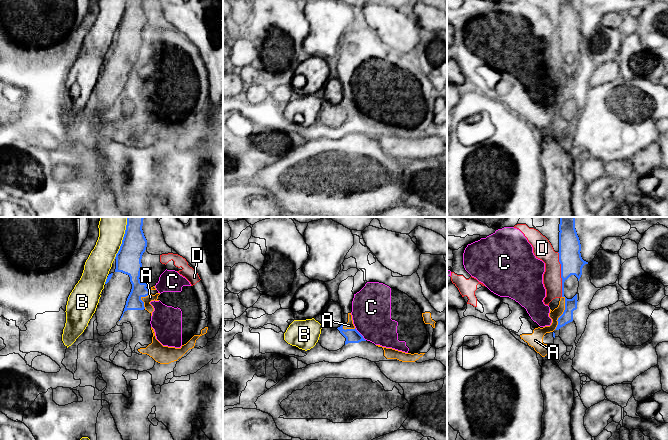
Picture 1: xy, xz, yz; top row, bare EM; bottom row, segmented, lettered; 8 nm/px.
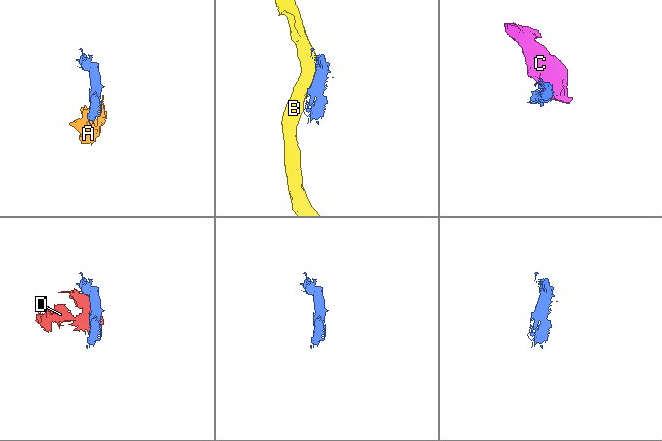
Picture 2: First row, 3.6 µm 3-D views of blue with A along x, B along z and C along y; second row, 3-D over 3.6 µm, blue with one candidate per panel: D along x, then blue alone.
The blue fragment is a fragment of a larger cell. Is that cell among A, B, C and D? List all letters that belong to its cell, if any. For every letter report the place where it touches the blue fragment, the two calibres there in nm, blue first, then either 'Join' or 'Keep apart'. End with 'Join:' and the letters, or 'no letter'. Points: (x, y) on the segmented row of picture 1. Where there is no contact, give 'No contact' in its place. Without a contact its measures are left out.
A: Touches blue at yz (563, 313). Thickness 100 nm (blue) against 90 nm. Keep apart
B: Touches blue at xy (123, 238). Thickness 200 nm (blue) against 220 nm. Keep apart
C: Touches blue at xz (360, 334). Thickness 110 nm (blue) against 320 nm. Keep apart
D: Touches blue at yz (561, 274). Thickness 180 nm (blue) against 160 nm. Keep apart
Join: no letter

